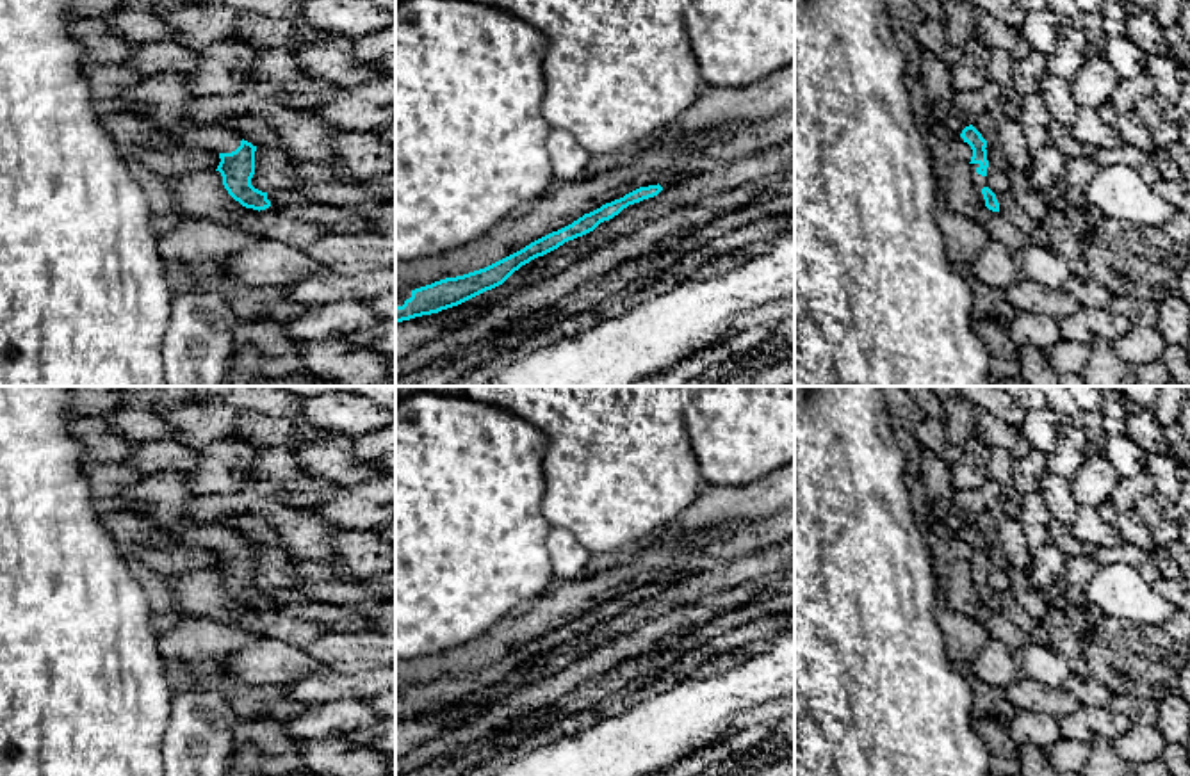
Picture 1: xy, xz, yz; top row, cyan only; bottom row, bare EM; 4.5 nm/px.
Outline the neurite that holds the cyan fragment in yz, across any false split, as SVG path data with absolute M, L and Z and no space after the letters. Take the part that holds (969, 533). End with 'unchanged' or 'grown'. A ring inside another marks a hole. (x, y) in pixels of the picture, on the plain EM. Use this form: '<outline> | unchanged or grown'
M973 523L966 525L960 536L973 548L969 564L971 564L971 577L978 596L989 609L999 610L999 602L996 598L996 593L987 586L987 566L989 566L987 548L990 545Z | grown

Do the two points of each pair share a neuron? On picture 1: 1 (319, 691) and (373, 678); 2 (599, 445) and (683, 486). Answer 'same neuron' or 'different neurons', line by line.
1: same neuron
2: same neuron

